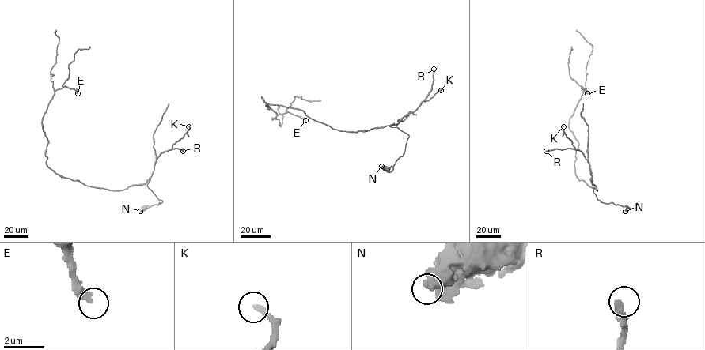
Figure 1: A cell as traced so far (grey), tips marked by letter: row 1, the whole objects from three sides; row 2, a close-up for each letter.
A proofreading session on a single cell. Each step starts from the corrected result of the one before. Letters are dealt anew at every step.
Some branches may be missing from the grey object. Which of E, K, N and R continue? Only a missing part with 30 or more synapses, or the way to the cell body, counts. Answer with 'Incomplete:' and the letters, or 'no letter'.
Incomplete: E

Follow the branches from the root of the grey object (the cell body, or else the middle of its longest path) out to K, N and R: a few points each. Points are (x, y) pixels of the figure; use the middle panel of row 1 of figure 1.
K: (288, 107), (302, 110), (312, 118), (335, 129), (367, 131), (395, 126), (422, 101), (441, 90)
N: (288, 107), (341, 131), (367, 131), (394, 123), (390, 126), (408, 135), (404, 152), (390, 171), (381, 166)
R: (288, 107), (302, 110), (312, 118), (341, 131), (395, 126), (426, 97), (433, 69)

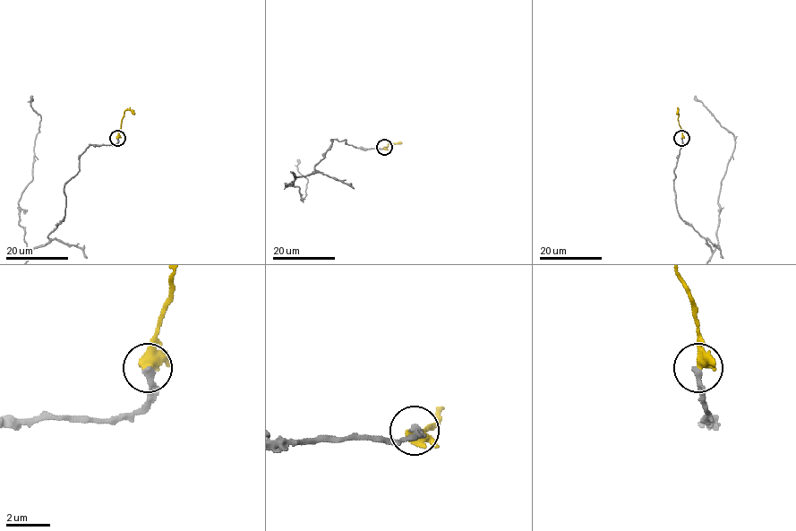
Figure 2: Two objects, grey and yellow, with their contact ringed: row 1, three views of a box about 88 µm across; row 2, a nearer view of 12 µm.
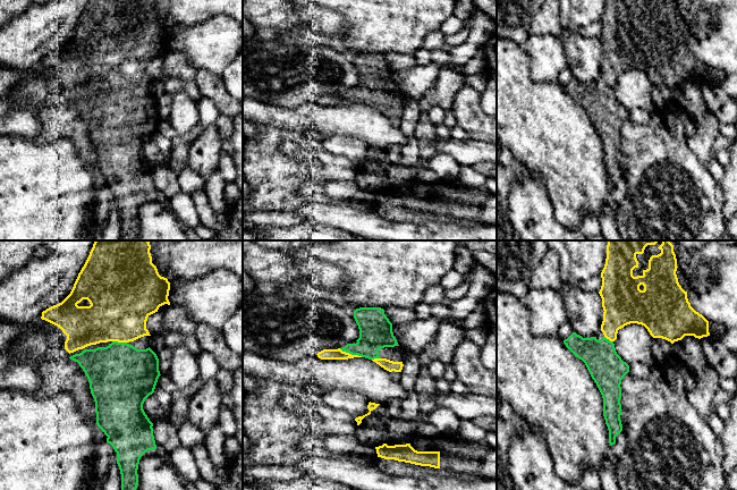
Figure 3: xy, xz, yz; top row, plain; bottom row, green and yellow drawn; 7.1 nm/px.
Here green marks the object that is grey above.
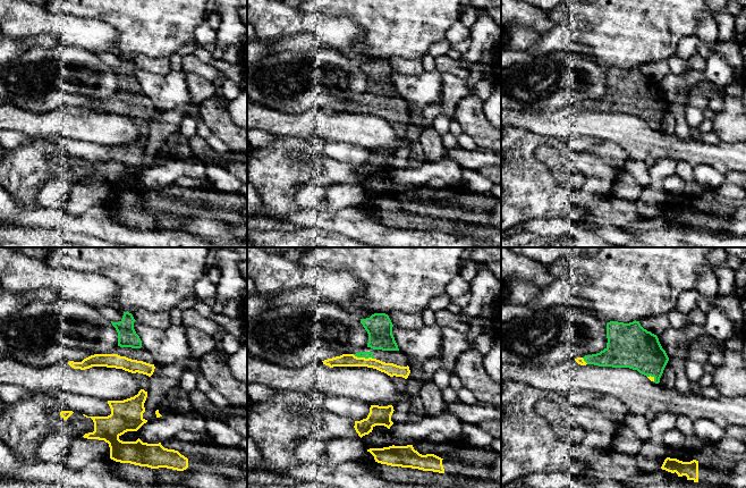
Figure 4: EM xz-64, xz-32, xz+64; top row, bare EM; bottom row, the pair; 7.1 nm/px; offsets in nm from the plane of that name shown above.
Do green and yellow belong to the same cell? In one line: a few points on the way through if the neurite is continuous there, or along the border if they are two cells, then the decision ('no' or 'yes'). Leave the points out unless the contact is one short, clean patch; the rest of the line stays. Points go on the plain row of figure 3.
yes

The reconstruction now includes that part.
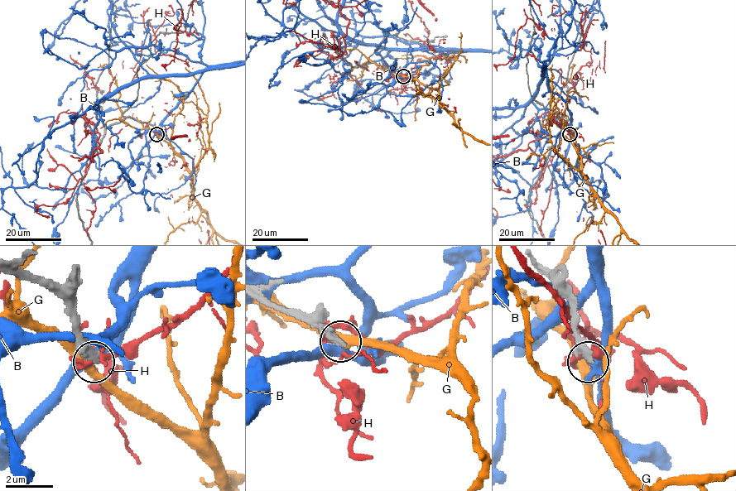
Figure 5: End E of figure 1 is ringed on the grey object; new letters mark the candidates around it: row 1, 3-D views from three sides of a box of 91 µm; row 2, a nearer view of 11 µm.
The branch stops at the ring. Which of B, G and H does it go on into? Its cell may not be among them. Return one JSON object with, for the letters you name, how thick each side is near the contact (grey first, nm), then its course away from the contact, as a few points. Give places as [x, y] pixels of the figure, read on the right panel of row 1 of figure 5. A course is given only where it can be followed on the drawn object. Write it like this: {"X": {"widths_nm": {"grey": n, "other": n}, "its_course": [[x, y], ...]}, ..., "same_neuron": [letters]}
{"same_neuron": []}

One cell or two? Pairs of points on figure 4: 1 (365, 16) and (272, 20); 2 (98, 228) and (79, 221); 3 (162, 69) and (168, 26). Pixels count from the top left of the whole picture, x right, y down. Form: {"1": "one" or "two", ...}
{"1": "two", "2": "one", "3": "two"}

